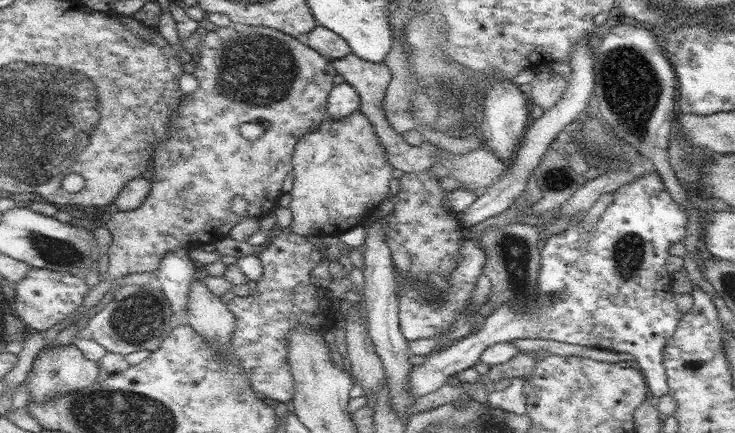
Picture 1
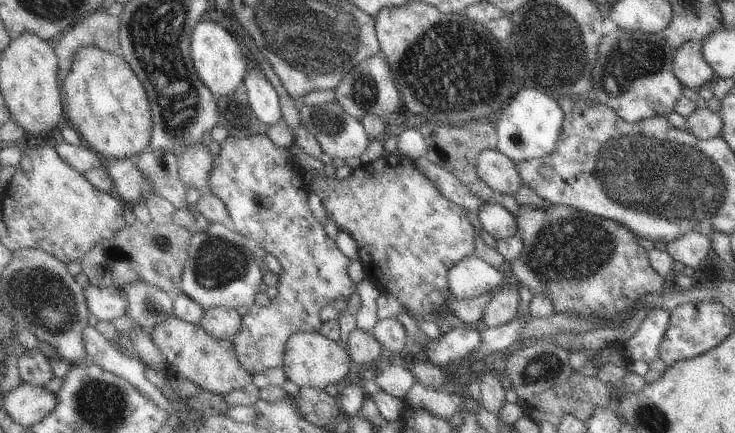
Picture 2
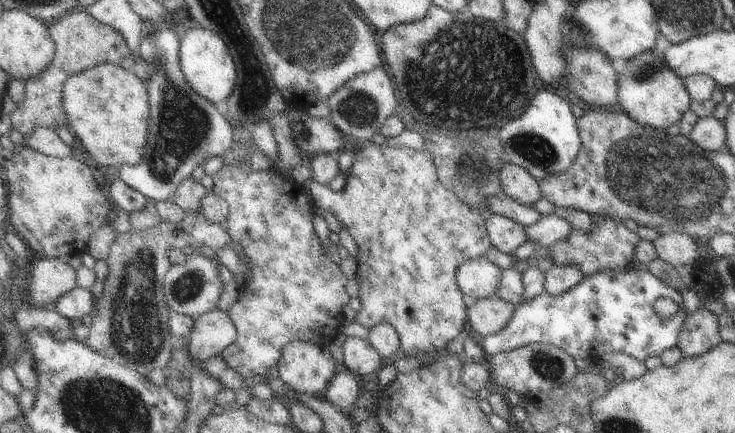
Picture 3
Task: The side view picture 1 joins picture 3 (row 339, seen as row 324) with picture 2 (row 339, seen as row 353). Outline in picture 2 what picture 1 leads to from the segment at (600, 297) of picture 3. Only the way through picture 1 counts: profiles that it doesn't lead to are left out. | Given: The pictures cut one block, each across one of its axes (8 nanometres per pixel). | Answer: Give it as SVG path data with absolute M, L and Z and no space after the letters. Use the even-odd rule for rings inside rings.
M651 308L630 340L615 345L629 363L643 360L652 364L659 357L659 346L669 327L672 309ZM466 326L444 328L438 338L430 339L424 347L426 358L438 368L446 368L448 362L459 361L472 354L482 344L482 332Z

